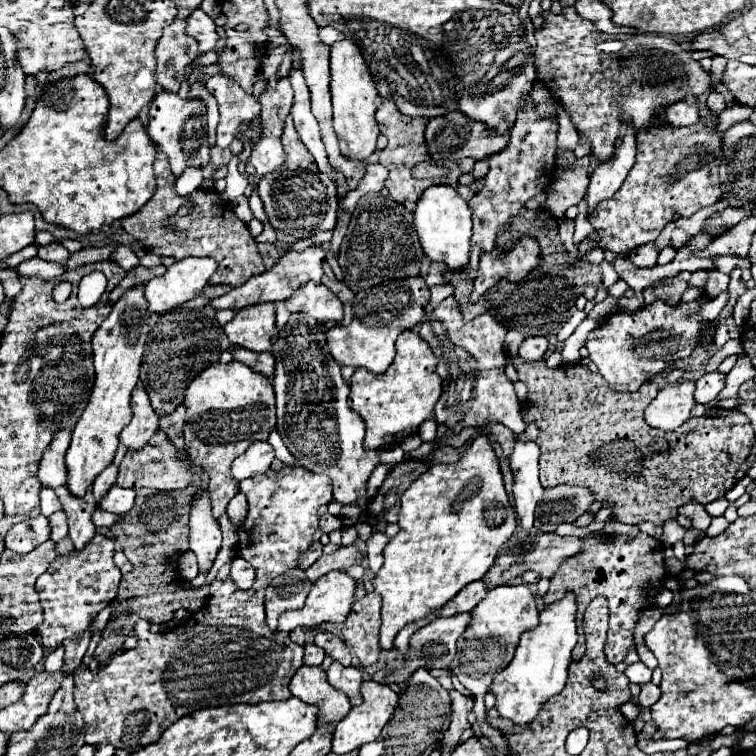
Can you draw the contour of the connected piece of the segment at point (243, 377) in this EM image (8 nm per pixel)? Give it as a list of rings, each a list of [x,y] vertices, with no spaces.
[[[231,361],[227,365],[213,363],[199,373],[185,391],[187,419],[183,427],[185,447],[189,449],[193,463],[203,465],[209,473],[212,513],[219,519],[227,503],[237,495],[239,485],[231,477],[229,467],[237,455],[241,455],[251,443],[267,439],[275,427],[275,393],[269,377],[249,369],[243,363]]]

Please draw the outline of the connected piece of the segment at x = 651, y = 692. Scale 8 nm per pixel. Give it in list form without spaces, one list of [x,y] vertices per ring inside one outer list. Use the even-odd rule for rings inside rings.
[[[647,683],[645,687],[641,687],[641,693],[639,693],[639,697],[637,697],[637,705],[643,707],[643,709],[647,709],[647,707],[651,707],[659,697],[661,697],[659,687],[653,685],[653,683]]]

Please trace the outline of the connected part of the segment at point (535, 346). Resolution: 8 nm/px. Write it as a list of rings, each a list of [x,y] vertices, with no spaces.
[[[527,337],[519,347],[519,357],[525,361],[539,361],[543,359],[549,343],[545,337]]]

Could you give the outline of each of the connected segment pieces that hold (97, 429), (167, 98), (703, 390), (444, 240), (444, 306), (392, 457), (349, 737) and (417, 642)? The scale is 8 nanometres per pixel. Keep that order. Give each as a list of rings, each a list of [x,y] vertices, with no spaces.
[[[143,285],[125,291],[123,297],[113,305],[109,317],[95,331],[91,341],[95,363],[95,385],[89,403],[73,429],[71,445],[65,457],[65,465],[69,471],[67,487],[77,497],[83,497],[87,487],[95,481],[95,477],[107,465],[111,465],[119,445],[119,433],[131,421],[129,399],[131,391],[139,381],[139,367],[149,335],[149,311],[143,291],[145,291]]]
[[[161,91],[149,107],[147,133],[155,145],[169,157],[169,165],[175,177],[179,177],[187,167],[205,167],[209,157],[207,133],[205,133],[205,105],[197,99],[181,99],[175,93]]]
[[[713,371],[713,373],[705,373],[701,379],[697,379],[697,389],[695,389],[695,399],[697,403],[709,403],[713,401],[719,391],[725,387],[725,373]]]
[[[431,185],[417,199],[413,223],[425,255],[431,261],[443,261],[451,269],[469,265],[469,239],[471,239],[471,211],[467,201],[451,185]]]
[[[447,297],[433,309],[433,313],[421,323],[419,329],[419,335],[429,343],[439,361],[437,373],[443,379],[443,393],[435,405],[435,421],[459,433],[463,427],[481,427],[483,417],[489,417],[489,421],[503,423],[515,435],[521,433],[525,429],[521,405],[513,383],[505,377],[505,327],[487,313],[475,317],[473,321],[461,321],[459,313],[453,313],[451,317],[451,307],[455,311],[457,303],[453,297]]]
[[[399,445],[389,447],[389,449],[379,449],[377,453],[379,453],[381,463],[383,463],[383,465],[389,465],[389,467],[393,467],[393,465],[397,465],[399,461],[405,459],[405,453],[403,453],[403,449],[401,449]]]
[[[363,681],[361,683],[361,695],[363,695],[363,703],[359,707],[351,707],[349,715],[343,717],[339,721],[339,725],[335,727],[335,733],[333,733],[333,753],[337,755],[343,755],[343,753],[349,753],[353,749],[359,749],[361,745],[369,743],[369,741],[375,741],[383,729],[383,725],[389,721],[395,705],[397,705],[397,693],[389,687],[389,685],[383,685],[383,683],[375,683],[375,681]]]
[[[459,613],[459,615],[453,615],[453,617],[437,617],[433,619],[431,623],[423,625],[419,631],[415,631],[411,635],[411,641],[409,641],[409,651],[405,653],[405,663],[397,669],[393,669],[383,683],[403,683],[407,681],[419,667],[425,667],[425,669],[449,669],[451,673],[451,661],[457,653],[455,645],[457,645],[457,639],[461,637],[461,633],[473,623],[473,615],[471,613]]]

